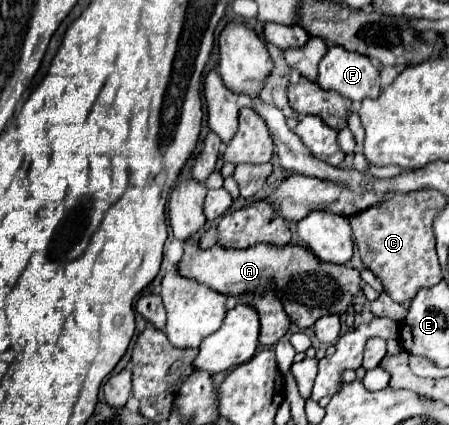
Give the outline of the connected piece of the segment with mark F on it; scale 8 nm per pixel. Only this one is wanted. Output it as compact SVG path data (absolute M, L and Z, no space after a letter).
M331 46L319 62L317 84L323 90L339 92L355 104L361 104L365 98L377 98L381 92L379 70L371 60L341 46Z

